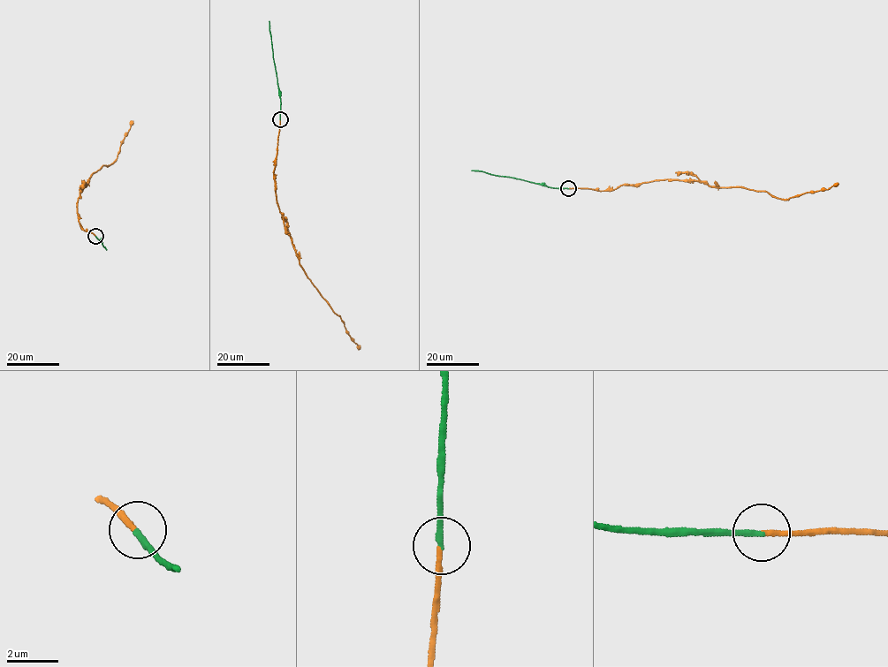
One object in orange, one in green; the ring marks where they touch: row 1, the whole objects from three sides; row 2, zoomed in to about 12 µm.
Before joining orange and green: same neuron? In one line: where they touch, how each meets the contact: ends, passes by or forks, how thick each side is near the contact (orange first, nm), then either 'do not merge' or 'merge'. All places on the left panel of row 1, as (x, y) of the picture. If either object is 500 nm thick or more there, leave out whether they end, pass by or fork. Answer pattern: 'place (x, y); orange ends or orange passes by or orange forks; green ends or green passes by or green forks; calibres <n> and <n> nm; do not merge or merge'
place (95, 236); orange ends; green ends; calibres 190 and 200 nm; merge

